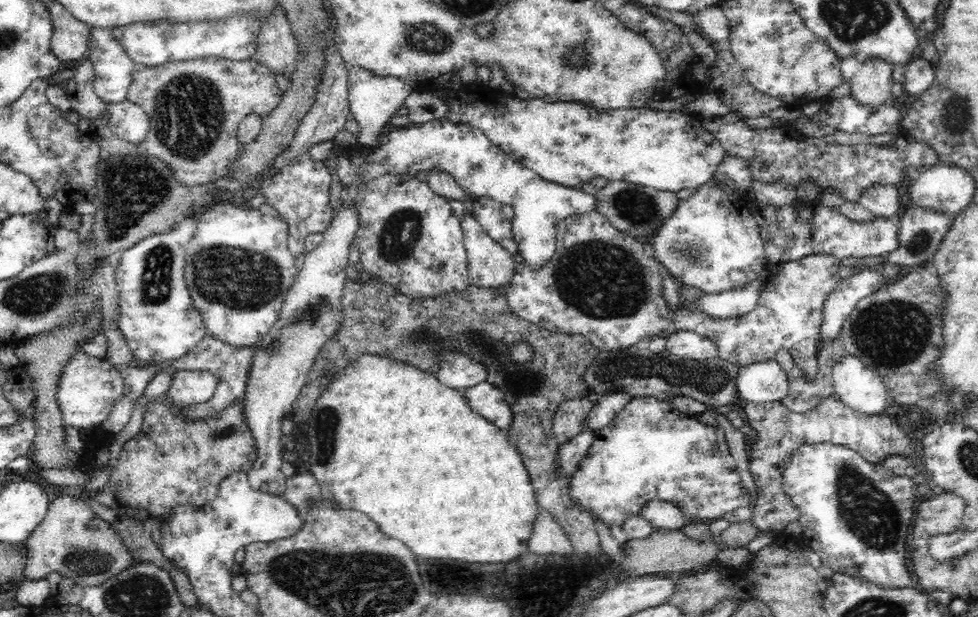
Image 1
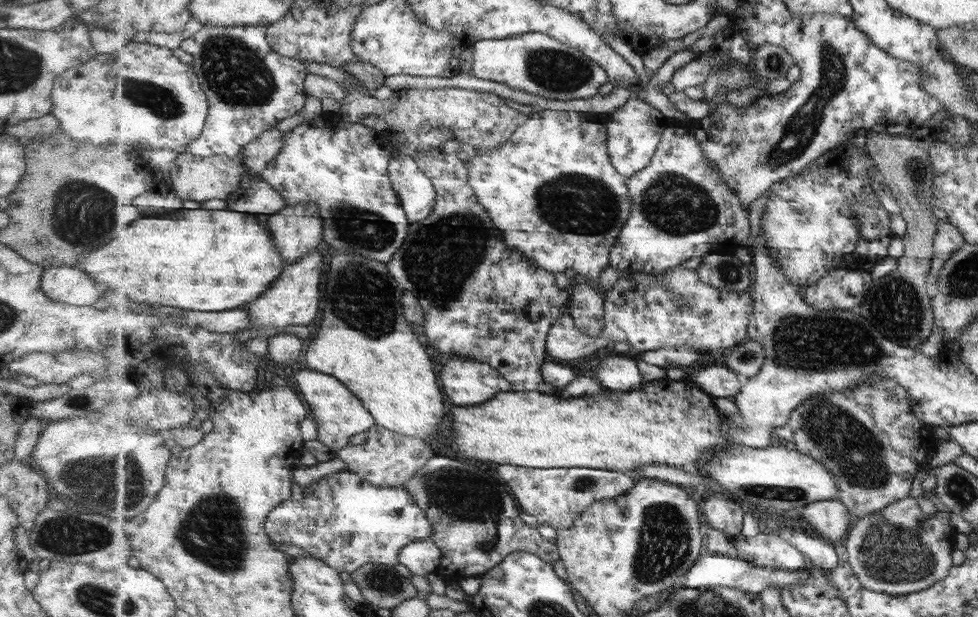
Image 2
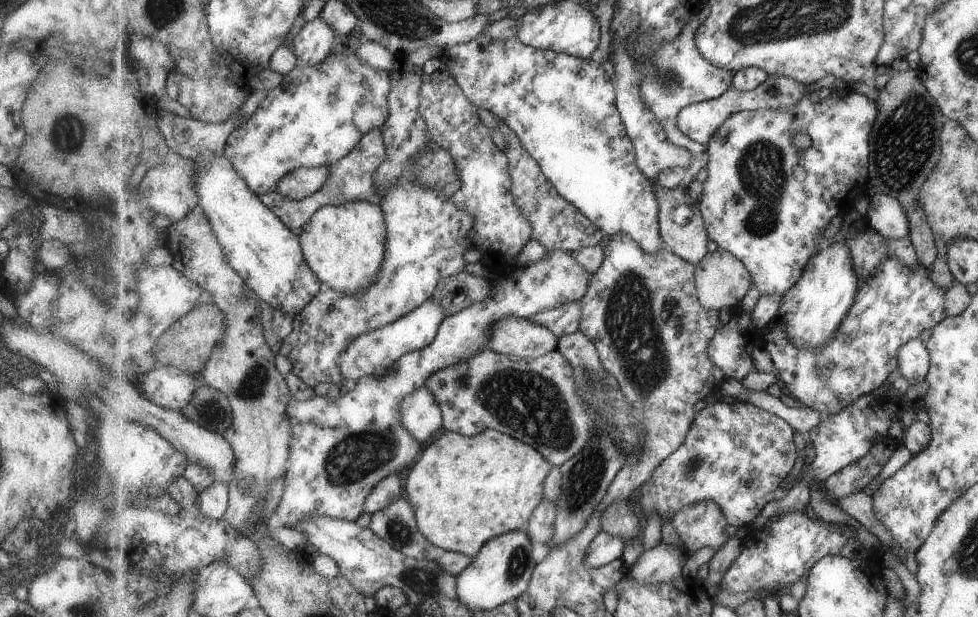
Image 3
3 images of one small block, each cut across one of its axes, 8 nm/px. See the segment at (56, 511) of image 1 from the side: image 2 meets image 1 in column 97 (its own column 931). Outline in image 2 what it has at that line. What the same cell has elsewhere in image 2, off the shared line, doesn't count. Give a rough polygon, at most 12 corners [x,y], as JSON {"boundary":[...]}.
{"boundary":[[911,496],[846,538],[869,590],[931,588],[952,566],[951,513]]}

